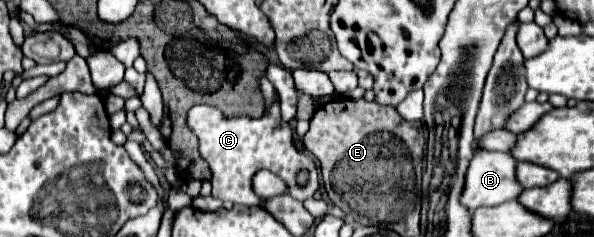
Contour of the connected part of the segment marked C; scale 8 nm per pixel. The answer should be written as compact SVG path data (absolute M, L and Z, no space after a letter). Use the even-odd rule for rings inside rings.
M273 104L271 110L263 118L225 118L217 108L213 106L193 106L187 114L187 124L189 128L197 134L199 138L199 152L209 164L213 172L213 196L221 200L231 200L235 204L249 204L257 206L261 202L259 196L251 190L251 174L257 168L267 168L281 176L289 184L289 194L297 200L311 198L319 188L319 170L307 152L299 150L299 140L295 136L295 130L287 126L279 126L281 116L279 116L279 104ZM277 152L277 154L275 154ZM245 160L249 160L249 170ZM299 172L307 172L307 182L301 186L297 182Z

